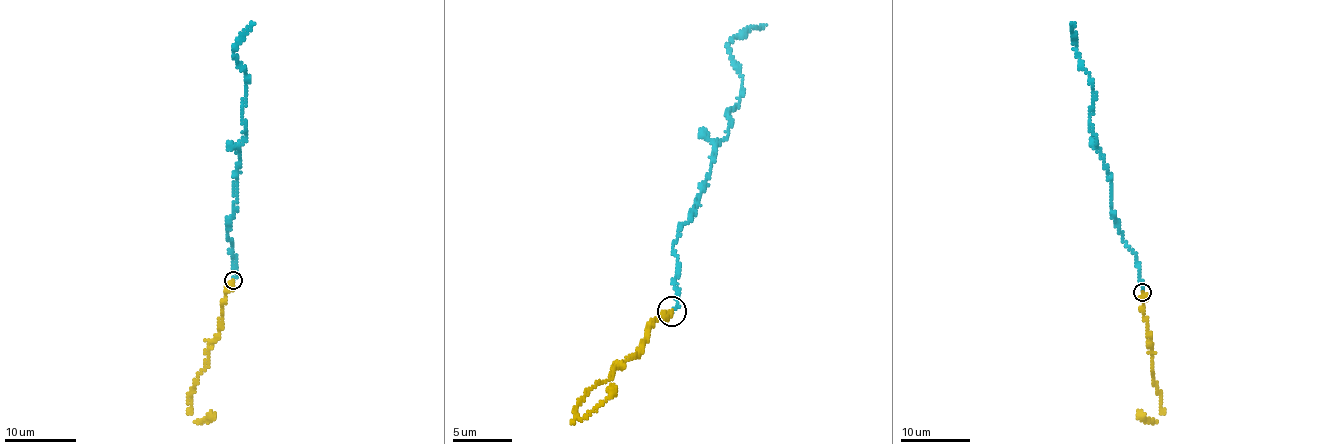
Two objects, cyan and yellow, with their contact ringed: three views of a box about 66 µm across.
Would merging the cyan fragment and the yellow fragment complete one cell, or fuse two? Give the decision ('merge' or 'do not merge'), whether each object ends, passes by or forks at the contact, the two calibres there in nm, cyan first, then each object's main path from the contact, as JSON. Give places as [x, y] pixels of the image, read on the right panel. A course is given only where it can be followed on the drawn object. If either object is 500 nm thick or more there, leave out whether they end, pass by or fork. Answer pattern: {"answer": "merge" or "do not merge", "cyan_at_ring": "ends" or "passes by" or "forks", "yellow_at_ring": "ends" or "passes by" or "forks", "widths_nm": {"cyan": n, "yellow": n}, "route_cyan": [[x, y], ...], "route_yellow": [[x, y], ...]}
{"answer": "merge", "cyan_at_ring": "ends", "yellow_at_ring": "ends", "widths_nm": {"cyan": 190, "yellow": 400}, "route_cyan": [[1142, 291], [1133, 250], [1123, 239], [1112, 210], [1112, 177], [1092, 131], [1093, 87], [1075, 48], [1072, 24]], "route_yellow": [[1142, 291], [1151, 367], [1156, 391], [1160, 393], [1162, 414], [1155, 424], [1142, 418], [1139, 412]]}

